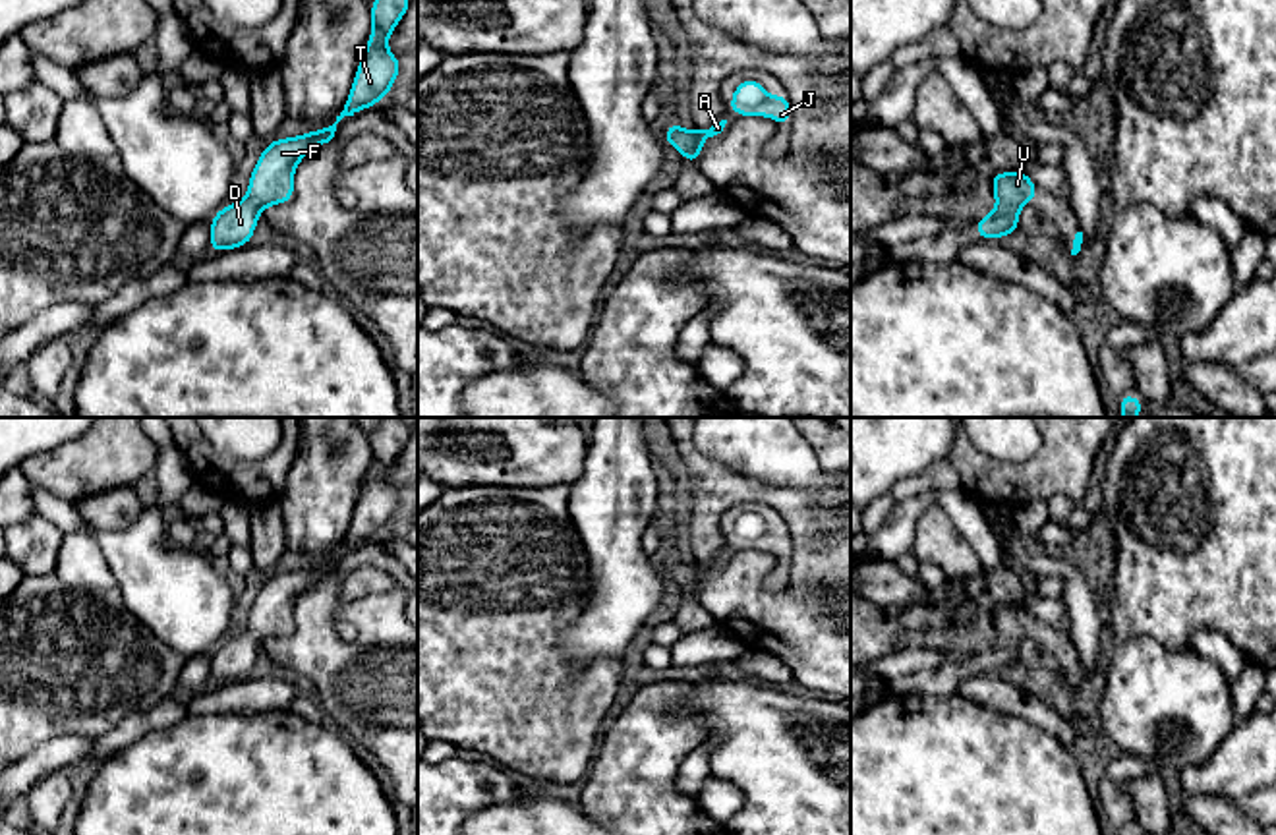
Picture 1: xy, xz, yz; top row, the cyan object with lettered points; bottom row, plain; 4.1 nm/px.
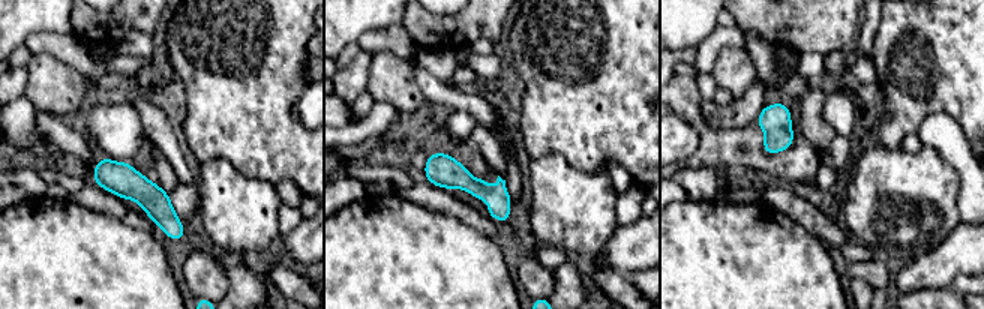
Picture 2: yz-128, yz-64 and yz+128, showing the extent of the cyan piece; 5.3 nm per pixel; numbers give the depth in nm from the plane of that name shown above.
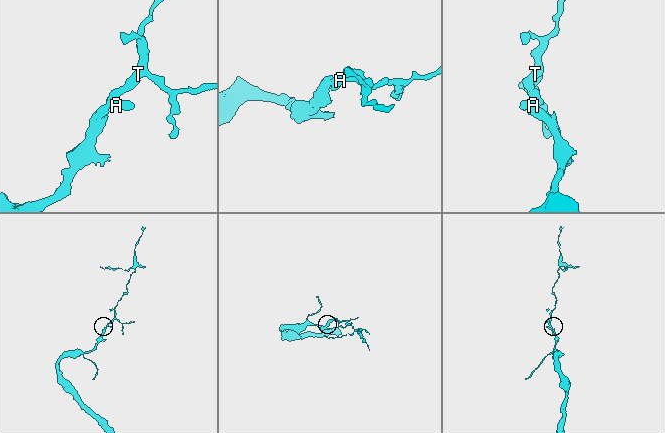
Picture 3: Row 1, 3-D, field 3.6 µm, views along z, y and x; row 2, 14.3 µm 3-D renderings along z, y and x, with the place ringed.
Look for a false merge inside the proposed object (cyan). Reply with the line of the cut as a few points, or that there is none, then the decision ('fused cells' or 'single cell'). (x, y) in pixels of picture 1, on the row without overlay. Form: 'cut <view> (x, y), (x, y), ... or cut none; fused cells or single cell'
cut none; single cell

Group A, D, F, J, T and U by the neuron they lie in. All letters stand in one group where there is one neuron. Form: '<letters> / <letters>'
A D F J T U

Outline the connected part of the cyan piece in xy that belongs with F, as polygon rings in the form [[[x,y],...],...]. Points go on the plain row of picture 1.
[[[385,418],[371,439],[371,464],[363,491],[358,499],[344,543],[329,561],[302,566],[298,570],[271,574],[247,617],[247,630],[224,638],[211,651],[209,684],[226,684],[247,678],[255,665],[261,644],[269,638],[288,636],[294,630],[294,603],[311,584],[334,570],[336,557],[367,539],[381,535],[400,504],[400,491],[387,481],[389,468],[408,445],[412,429],[398,418]]]

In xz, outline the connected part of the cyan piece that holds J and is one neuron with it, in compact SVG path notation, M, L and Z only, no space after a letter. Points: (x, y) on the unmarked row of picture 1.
M744 512L733 522L733 533L727 541L739 549L771 549L781 561L791 553L791 535L787 526L769 530L760 514Z

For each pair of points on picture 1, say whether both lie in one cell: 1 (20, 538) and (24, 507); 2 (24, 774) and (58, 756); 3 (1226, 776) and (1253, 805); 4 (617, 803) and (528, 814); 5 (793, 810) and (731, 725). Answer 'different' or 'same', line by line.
1: different
2: same
3: different
4: different
5: same

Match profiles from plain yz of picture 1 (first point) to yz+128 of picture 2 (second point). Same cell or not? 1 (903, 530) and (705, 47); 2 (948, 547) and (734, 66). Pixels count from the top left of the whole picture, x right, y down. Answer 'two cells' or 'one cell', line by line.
1: one cell
2: one cell

